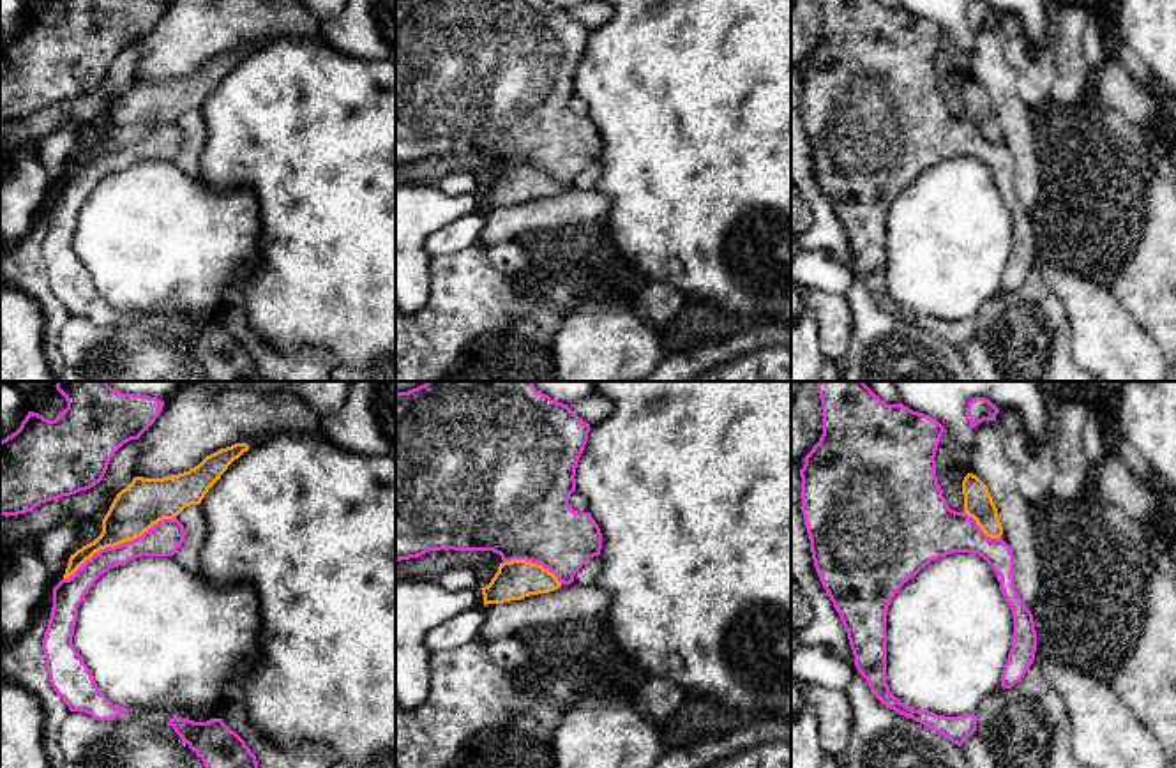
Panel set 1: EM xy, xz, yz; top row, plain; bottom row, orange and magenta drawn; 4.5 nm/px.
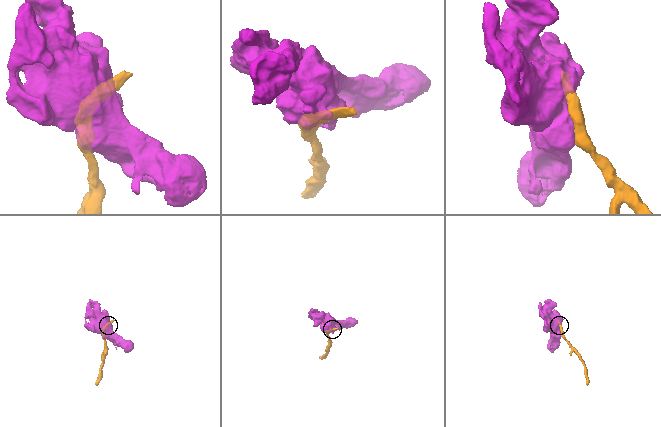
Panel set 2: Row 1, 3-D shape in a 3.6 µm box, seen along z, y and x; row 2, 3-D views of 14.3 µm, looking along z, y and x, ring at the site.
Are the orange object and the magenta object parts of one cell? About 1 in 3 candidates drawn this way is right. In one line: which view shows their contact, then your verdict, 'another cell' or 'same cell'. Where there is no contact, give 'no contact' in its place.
meets orange in xy; another cell

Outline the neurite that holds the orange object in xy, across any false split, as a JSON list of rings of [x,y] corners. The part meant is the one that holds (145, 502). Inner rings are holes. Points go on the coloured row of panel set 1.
[[[235,443],[207,456],[189,471],[162,478],[134,477],[113,500],[102,519],[101,535],[71,554],[64,579],[101,549],[134,540],[159,521],[173,519],[185,507],[200,505],[228,466],[247,450],[247,443]]]

